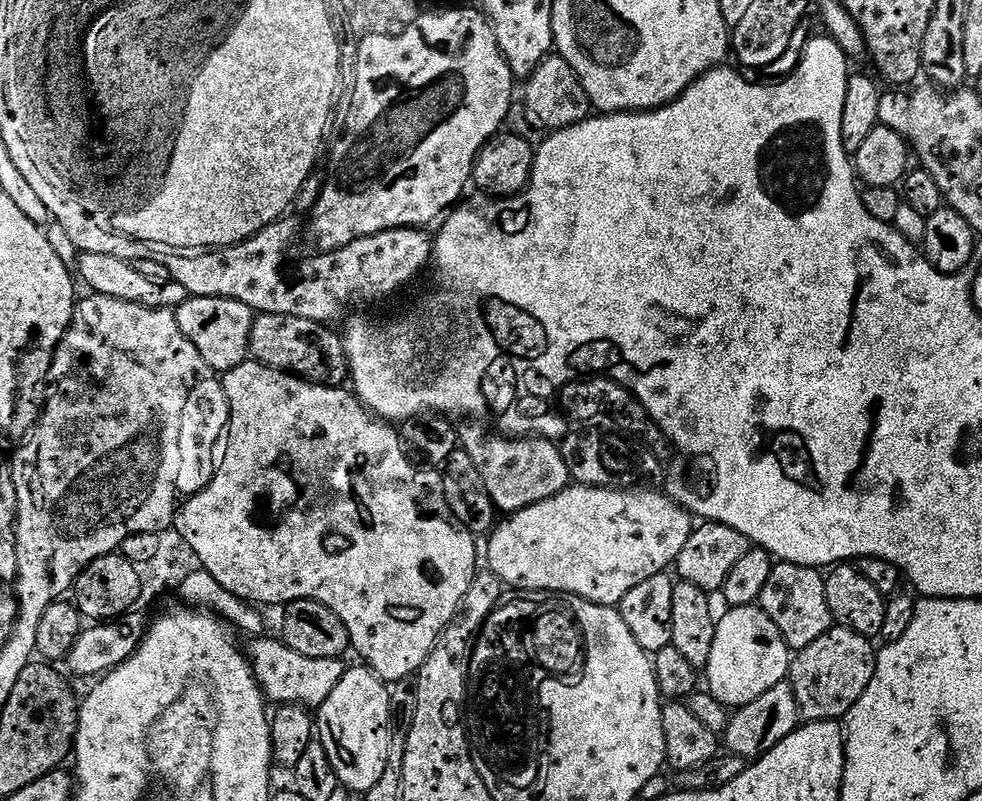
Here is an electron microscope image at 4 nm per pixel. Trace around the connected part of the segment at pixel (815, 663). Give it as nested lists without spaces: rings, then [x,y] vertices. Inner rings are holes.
[[[833,626],[803,650],[804,672],[812,683],[812,696],[817,706],[824,711],[821,713],[832,718],[847,717],[858,698],[862,698],[876,673],[878,652],[875,647],[872,649],[872,644],[869,637],[851,626]]]

